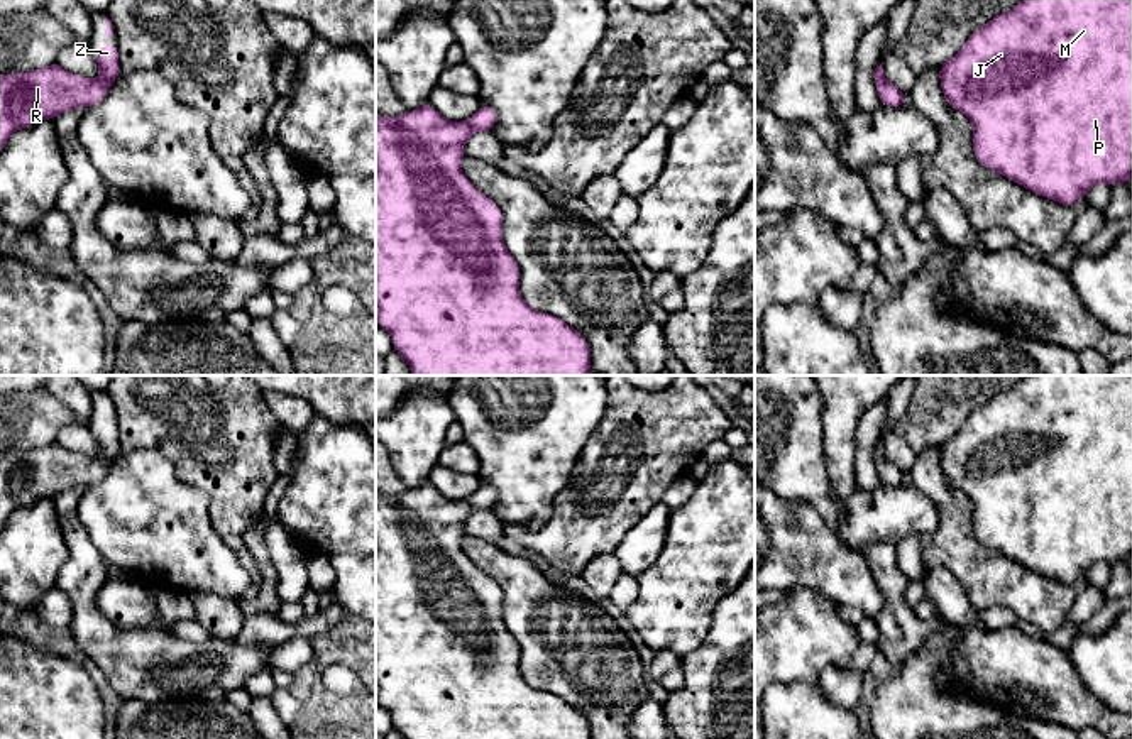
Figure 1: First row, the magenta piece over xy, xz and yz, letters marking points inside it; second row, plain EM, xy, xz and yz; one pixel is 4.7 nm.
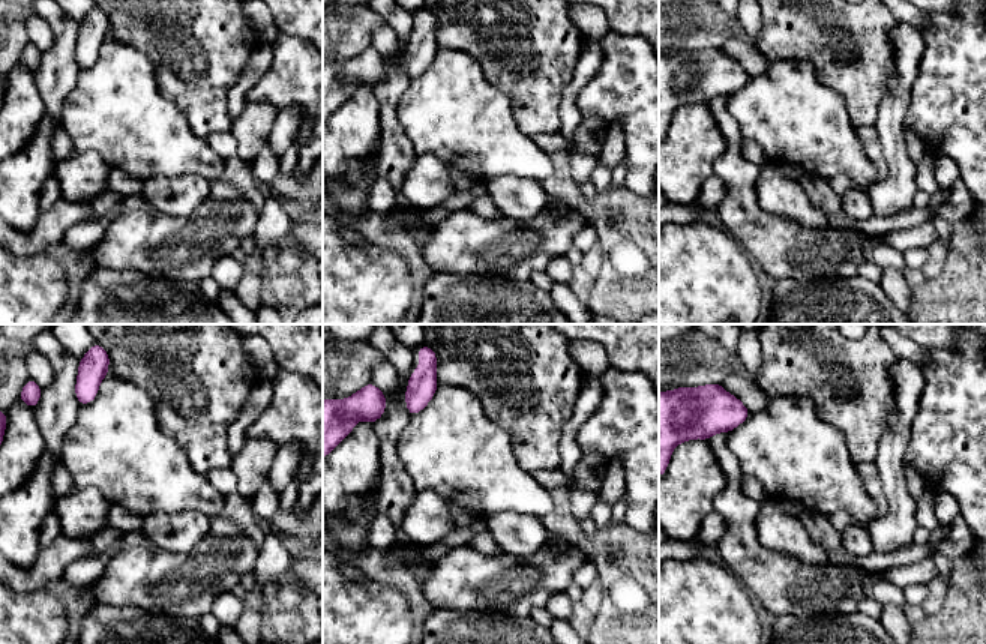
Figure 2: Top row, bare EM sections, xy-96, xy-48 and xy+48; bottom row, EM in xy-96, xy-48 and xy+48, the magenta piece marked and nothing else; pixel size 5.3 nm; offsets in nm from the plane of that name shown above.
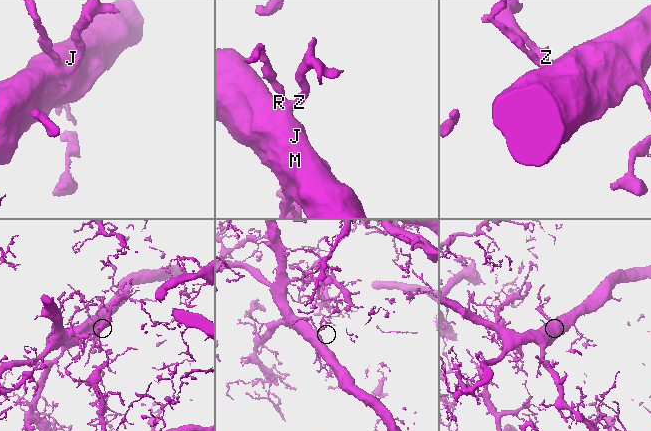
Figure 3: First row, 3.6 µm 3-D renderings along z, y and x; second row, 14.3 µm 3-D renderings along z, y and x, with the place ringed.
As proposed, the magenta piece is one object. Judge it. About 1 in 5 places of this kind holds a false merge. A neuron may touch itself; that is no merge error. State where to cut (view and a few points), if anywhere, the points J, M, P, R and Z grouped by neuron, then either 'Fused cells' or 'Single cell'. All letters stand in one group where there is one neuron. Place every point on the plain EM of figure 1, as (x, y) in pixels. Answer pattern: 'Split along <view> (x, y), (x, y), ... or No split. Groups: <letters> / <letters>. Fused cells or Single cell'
No split. Groups: J M P R Z. Single cell

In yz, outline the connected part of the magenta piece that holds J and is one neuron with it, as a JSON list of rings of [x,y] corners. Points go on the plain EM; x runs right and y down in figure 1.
[[[1025,375],[975,408],[963,426],[939,445],[939,460],[948,484],[973,502],[975,538],[1027,570],[1071,585],[1098,561],[1117,565],[1132,558],[1132,375]]]

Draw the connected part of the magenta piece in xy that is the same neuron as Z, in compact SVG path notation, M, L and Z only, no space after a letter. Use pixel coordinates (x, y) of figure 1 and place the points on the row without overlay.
M107 423L96 430L95 438L102 452L96 458L80 457L63 448L58 441L20 453L0 453L0 531L10 514L20 507L30 506L39 499L54 499L58 494L78 485L90 487L98 484L122 453L118 426Z

